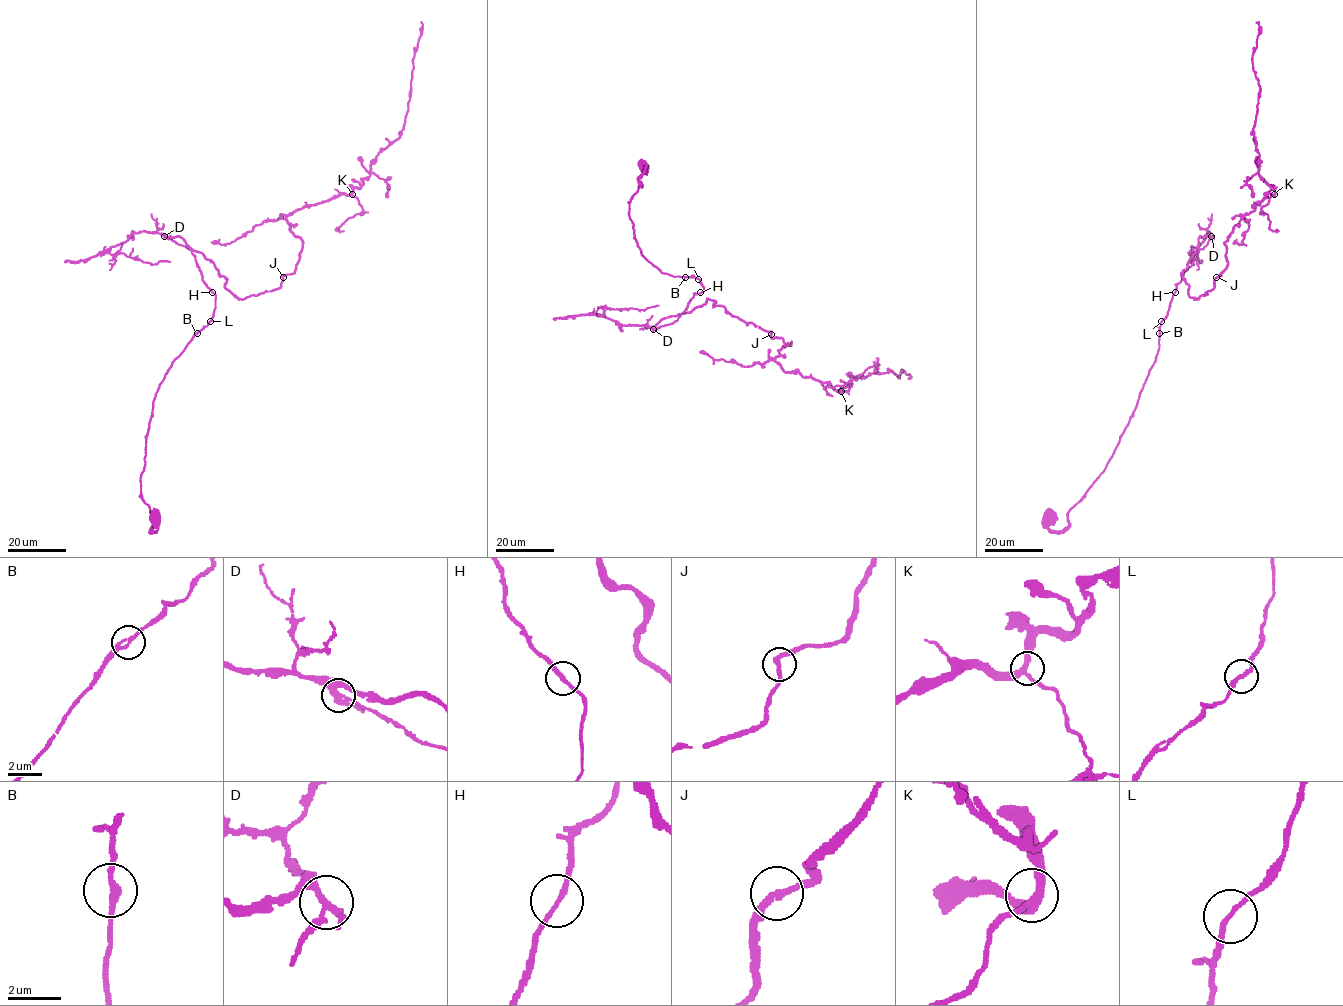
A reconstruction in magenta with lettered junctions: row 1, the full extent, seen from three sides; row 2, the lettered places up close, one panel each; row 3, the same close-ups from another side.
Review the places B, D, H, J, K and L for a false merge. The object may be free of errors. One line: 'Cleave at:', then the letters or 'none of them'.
Cleave at: none of them

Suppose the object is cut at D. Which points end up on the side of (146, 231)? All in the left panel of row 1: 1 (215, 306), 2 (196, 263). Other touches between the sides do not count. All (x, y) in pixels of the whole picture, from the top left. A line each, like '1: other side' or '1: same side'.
1: other side
2: other side

